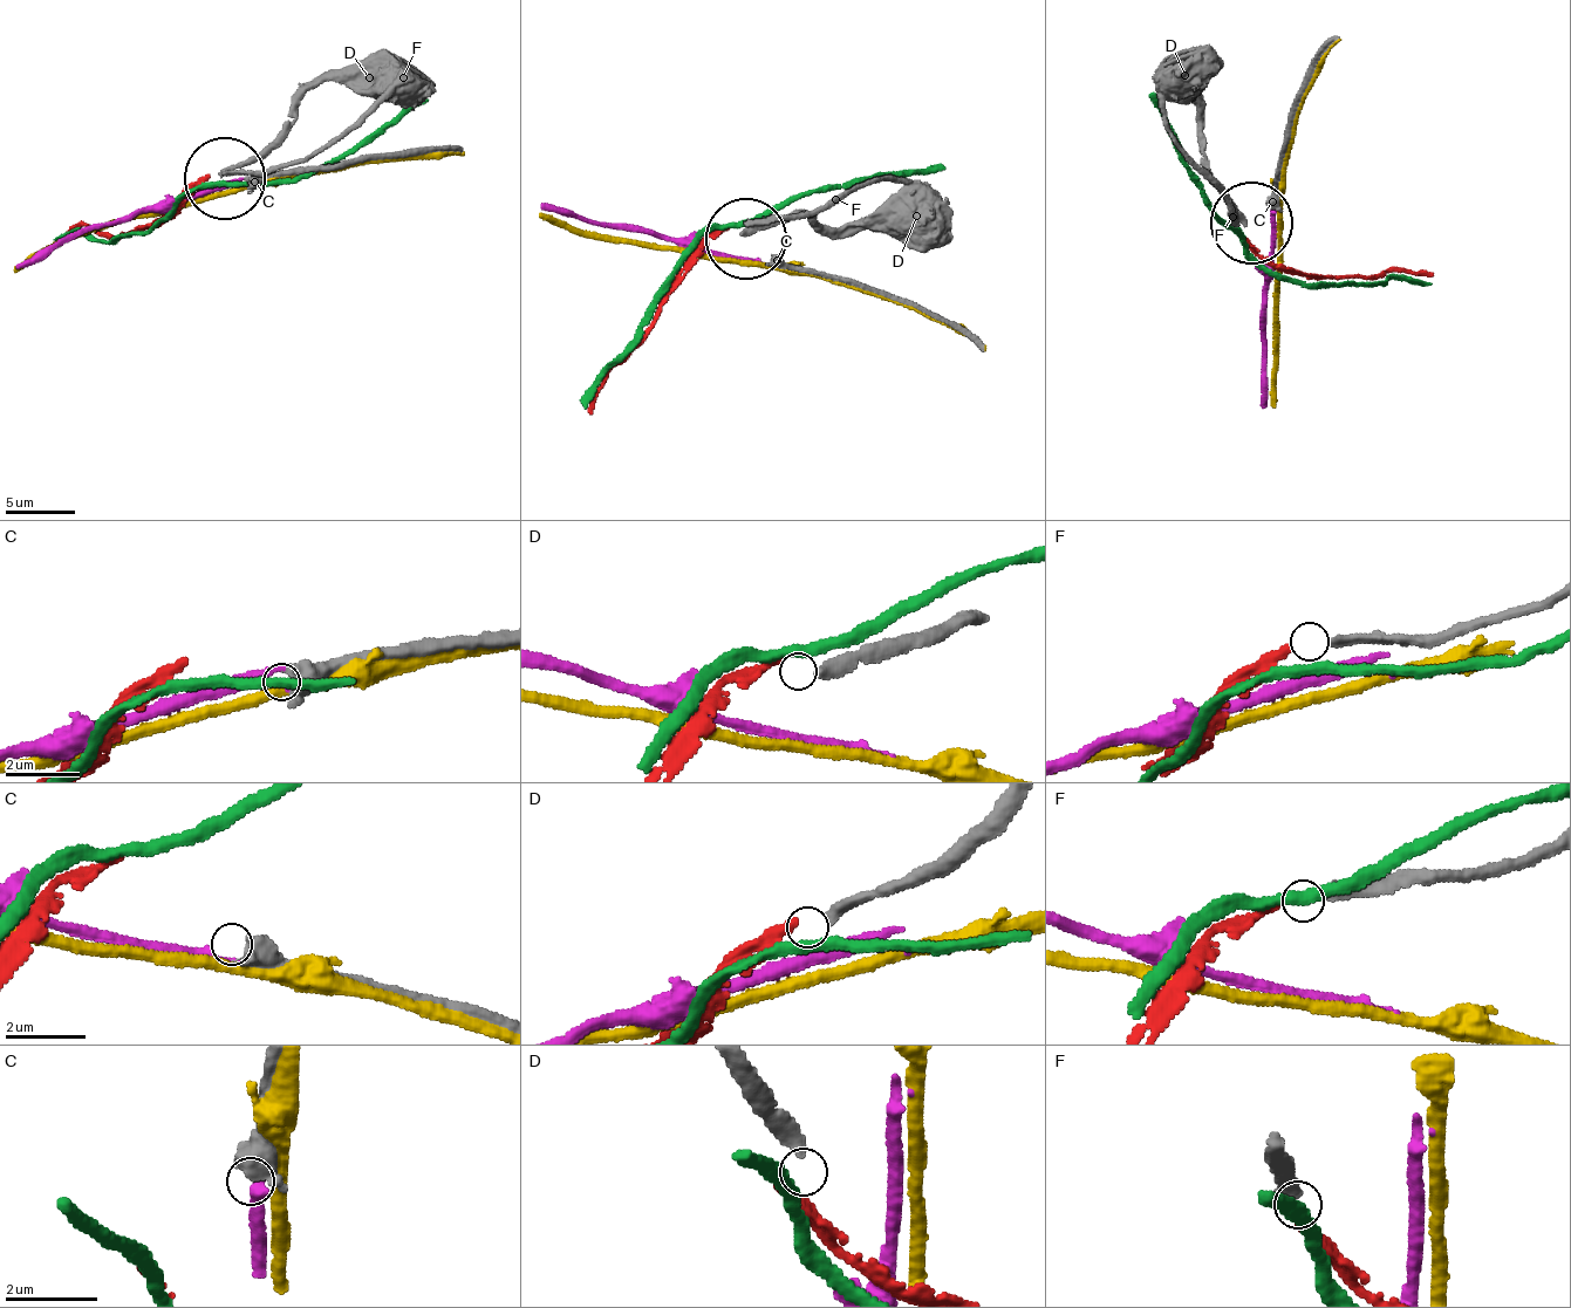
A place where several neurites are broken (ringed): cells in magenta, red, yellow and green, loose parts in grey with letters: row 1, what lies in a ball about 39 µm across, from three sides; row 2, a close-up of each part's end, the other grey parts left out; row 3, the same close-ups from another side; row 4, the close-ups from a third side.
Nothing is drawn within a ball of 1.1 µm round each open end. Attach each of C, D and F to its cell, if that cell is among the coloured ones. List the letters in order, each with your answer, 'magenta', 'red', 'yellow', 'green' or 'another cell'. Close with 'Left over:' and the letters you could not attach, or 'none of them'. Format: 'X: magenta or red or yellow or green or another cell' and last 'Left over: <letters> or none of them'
C: magenta
D: another cell
F: red
Left over: D

